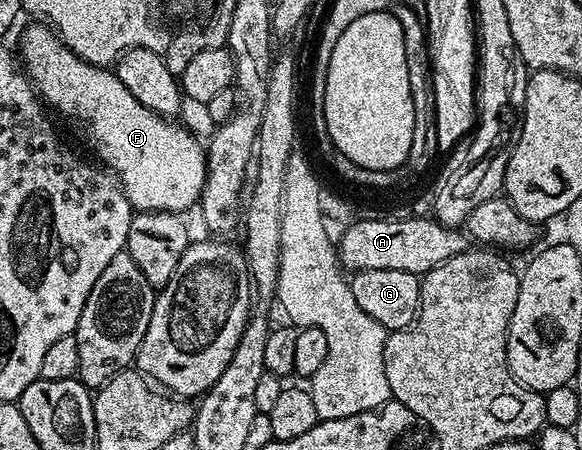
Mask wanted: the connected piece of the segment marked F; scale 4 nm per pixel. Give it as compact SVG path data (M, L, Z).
M32 25L36 26L25 28L18 49L24 73L53 111L73 118L88 133L100 153L99 161L118 175L133 211L165 210L180 214L192 205L195 207L207 176L202 142L200 146L190 131L140 104L111 69L92 66L79 58L51 26Z

